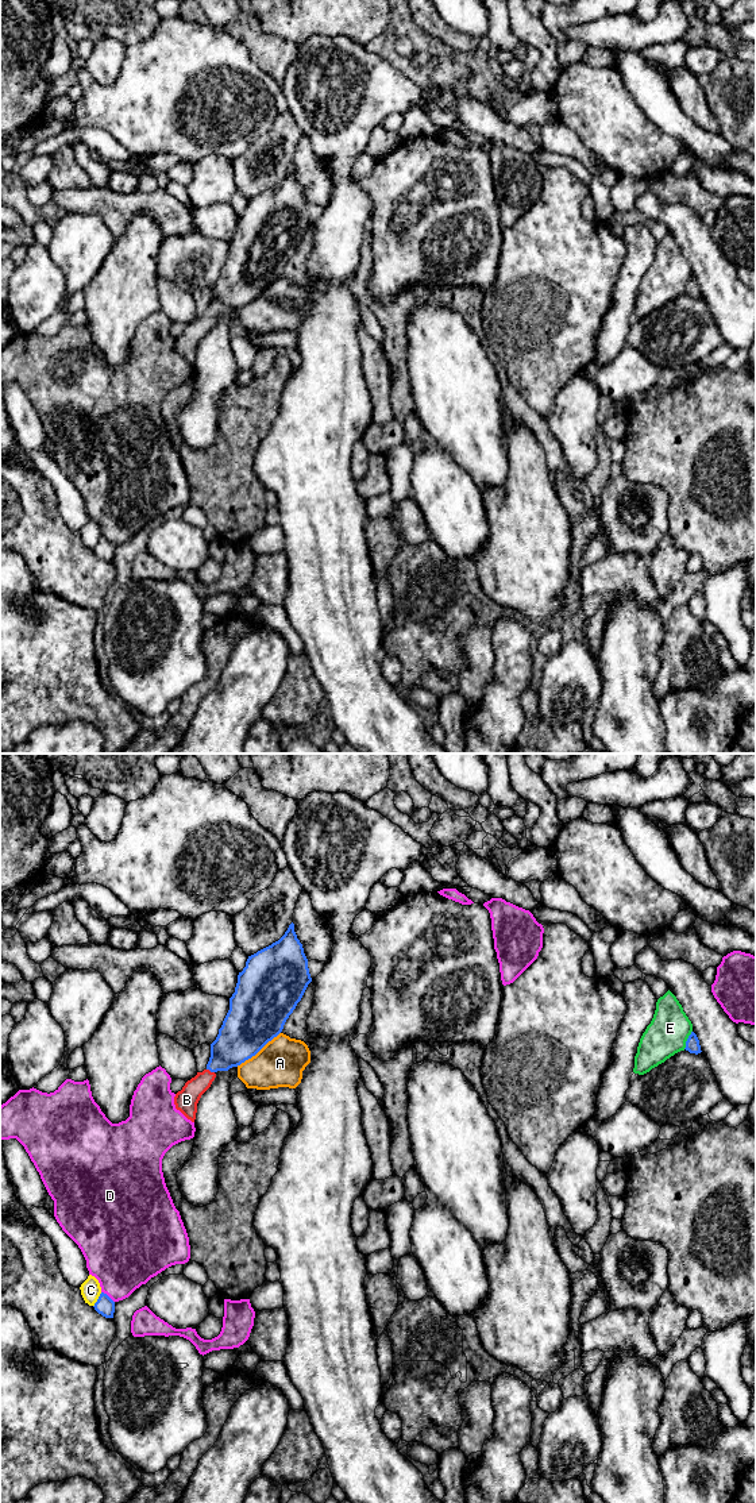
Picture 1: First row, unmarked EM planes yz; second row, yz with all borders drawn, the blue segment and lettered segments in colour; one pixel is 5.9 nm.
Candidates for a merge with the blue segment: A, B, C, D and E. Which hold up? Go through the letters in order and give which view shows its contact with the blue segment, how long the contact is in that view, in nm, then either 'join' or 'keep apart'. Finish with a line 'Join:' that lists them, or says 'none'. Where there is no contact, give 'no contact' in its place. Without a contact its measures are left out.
A: yz | 340 nm | keep apart
B: yz | 50 nm | join
C: yz | 100 nm | keep apart
D: yz | 100 nm | keep apart
E: yz | 120 nm | keep apart
Join: B

